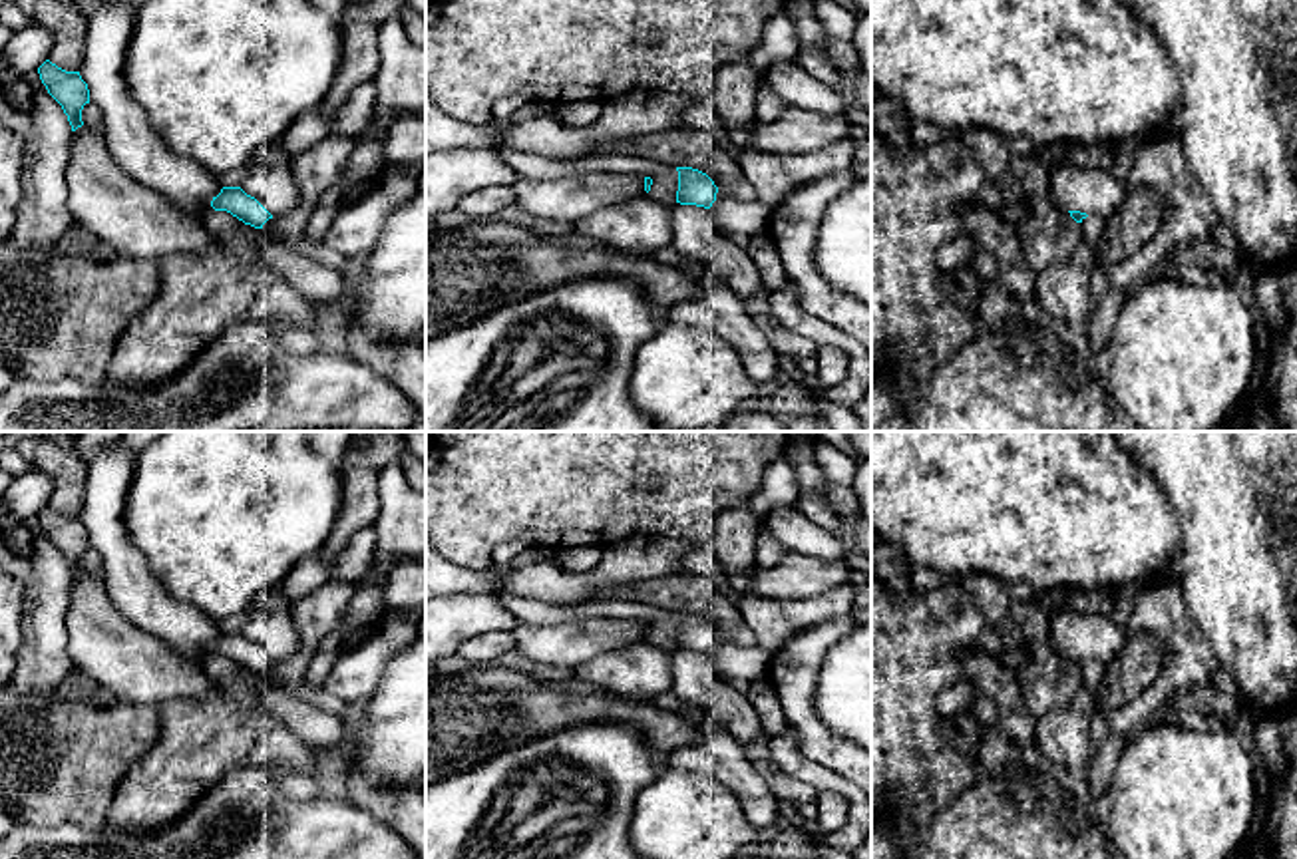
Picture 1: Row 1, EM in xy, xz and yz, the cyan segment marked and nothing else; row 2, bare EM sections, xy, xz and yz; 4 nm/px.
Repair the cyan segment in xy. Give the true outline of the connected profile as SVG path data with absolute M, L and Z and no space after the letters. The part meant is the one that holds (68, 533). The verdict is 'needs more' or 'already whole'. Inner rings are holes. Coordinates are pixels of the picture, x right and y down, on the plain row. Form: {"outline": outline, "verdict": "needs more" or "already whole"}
{"outline": "M46 505L38 513L38 519L48 539L62 551L64 559L68 561L72 577L82 573L82 555L86 549L90 549L90 535L80 517L66 517Z", "verdict": "already whole"}

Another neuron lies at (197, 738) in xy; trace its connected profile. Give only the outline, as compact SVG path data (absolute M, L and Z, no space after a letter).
M247 670L223 684L211 680L201 700L157 706L161 732L121 777L103 831L149 835L181 819L257 744L263 696Z

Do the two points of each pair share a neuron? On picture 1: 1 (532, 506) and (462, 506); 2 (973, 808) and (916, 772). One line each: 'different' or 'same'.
1: same
2: different

